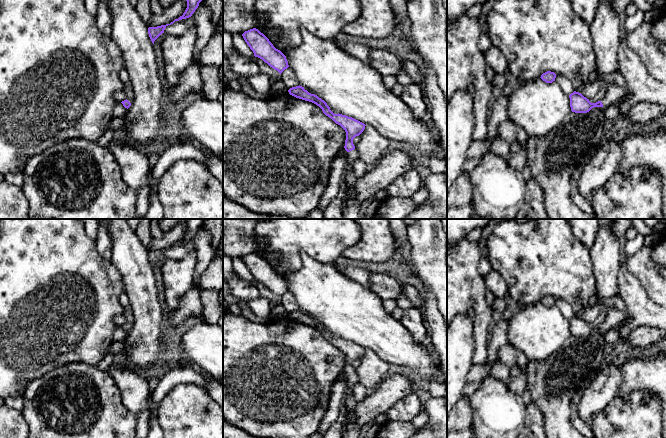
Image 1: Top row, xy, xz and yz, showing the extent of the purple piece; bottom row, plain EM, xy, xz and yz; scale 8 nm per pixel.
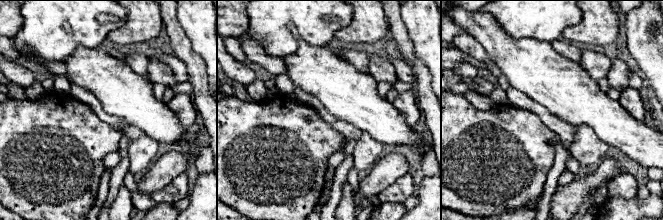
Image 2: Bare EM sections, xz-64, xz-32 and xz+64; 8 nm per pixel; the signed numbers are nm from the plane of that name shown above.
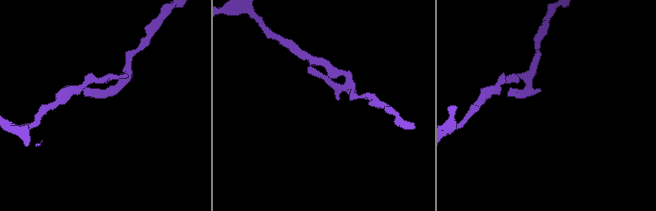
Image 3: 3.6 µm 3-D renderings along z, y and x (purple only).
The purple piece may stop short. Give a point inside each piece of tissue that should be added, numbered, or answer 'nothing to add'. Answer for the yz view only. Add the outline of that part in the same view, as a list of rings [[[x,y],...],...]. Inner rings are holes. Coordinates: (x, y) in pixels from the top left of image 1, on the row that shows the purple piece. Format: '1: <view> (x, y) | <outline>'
1: yz (615, 93) | [[[612,85],[601,102],[603,107],[606,108],[631,94],[632,92],[627,87]]]

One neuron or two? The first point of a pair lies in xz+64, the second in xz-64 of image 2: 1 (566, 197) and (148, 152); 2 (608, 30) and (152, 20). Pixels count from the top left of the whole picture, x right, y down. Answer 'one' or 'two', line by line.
1: two
2: one

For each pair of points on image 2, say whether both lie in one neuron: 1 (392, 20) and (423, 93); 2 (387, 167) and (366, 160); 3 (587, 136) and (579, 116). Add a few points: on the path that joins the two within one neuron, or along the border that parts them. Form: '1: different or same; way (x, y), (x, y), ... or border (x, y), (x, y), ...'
1: same; way (402, 38), (409, 55), (419, 67), (422, 75)
2: different; border (380, 158), (369, 170)
3: different; border (573, 124), (589, 126), (600, 139)

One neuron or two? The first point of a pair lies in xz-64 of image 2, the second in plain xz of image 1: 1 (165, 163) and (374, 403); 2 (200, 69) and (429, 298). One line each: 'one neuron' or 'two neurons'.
1: one neuron
2: one neuron

